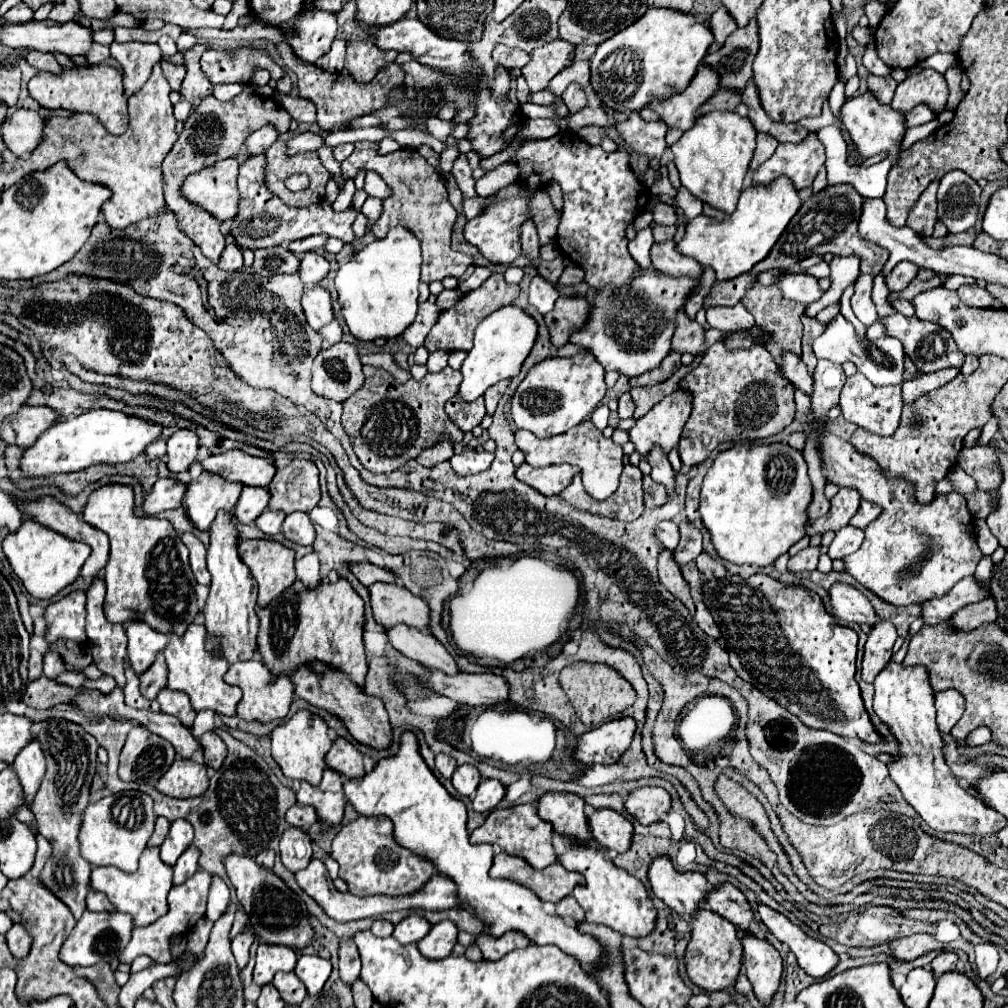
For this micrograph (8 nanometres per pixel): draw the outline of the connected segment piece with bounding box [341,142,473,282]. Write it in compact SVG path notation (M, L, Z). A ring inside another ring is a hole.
M355 142L355 152L341 164L343 178L353 178L361 168L379 172L385 184L391 188L391 196L383 200L383 212L379 220L371 226L371 234L375 238L383 238L393 226L411 228L415 236L419 236L423 248L421 280L433 282L443 280L445 276L461 278L473 264L473 256L461 254L451 248L451 230L457 222L457 212L449 202L447 188L439 180L439 174L427 164L427 160L417 150L401 148L397 152L381 156L377 154L377 142Z

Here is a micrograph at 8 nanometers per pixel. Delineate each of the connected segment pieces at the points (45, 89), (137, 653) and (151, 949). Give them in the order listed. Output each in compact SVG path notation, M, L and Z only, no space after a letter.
M99 64L99 66L73 66L63 68L63 72L39 72L29 80L29 94L43 108L67 108L73 112L91 112L97 114L101 124L111 134L123 134L129 124L127 98L123 92L123 74L121 70Z
M131 620L127 624L127 636L129 636L129 662L137 674L145 672L159 650L163 650L169 644L169 636L151 628L143 620Z
M197 870L187 882L179 884L179 886L173 886L171 892L169 892L169 912L165 916L161 916L159 920L155 920L153 924L149 926L143 926L143 928L133 928L133 936L131 936L131 942L127 944L127 948L121 952L119 956L119 962L123 964L131 964L137 956L141 954L147 954L151 956L155 962L159 964L165 964L165 962L171 962L171 956L169 956L169 940L179 936L179 934L187 934L193 924L205 916L205 902L207 902L207 890L209 890L209 884L211 884L211 876L205 872L205 870Z

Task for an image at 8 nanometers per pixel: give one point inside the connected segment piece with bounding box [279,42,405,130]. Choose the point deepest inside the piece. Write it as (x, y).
(338, 98)

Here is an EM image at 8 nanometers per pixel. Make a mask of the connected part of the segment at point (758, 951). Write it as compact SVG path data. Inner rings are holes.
M739 930L739 938L743 944L743 966L747 968L745 974L751 980L757 998L767 1004L779 986L783 970L781 956L769 940L751 932Z

